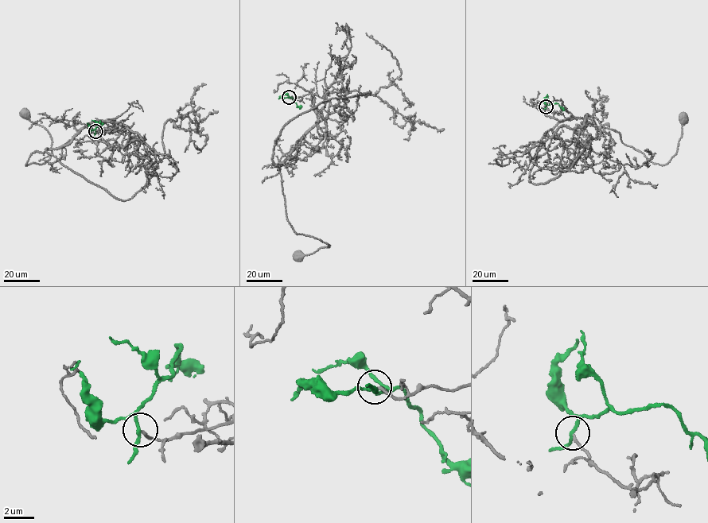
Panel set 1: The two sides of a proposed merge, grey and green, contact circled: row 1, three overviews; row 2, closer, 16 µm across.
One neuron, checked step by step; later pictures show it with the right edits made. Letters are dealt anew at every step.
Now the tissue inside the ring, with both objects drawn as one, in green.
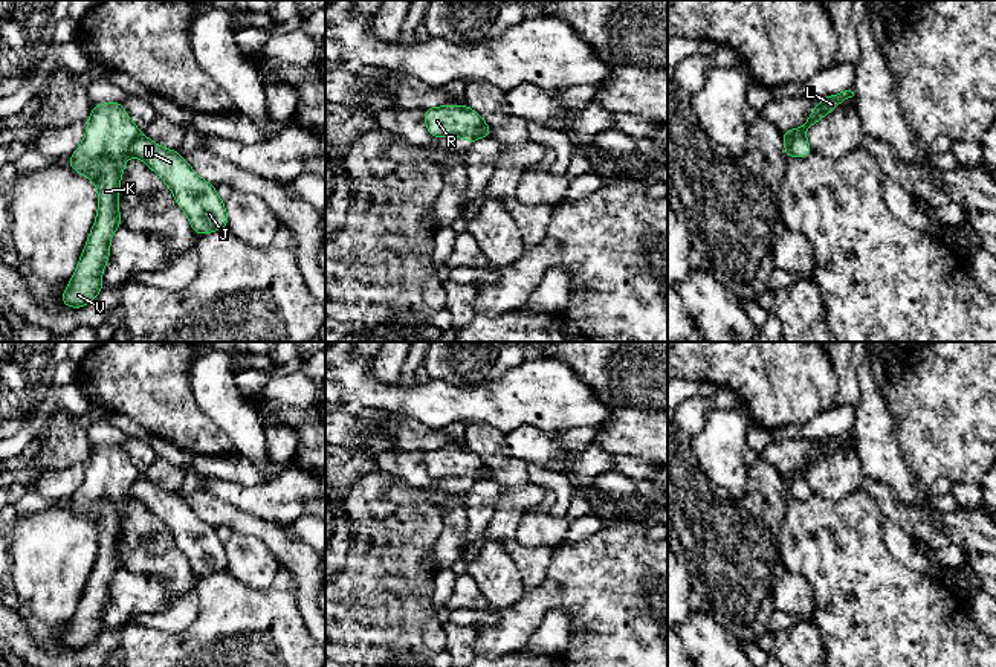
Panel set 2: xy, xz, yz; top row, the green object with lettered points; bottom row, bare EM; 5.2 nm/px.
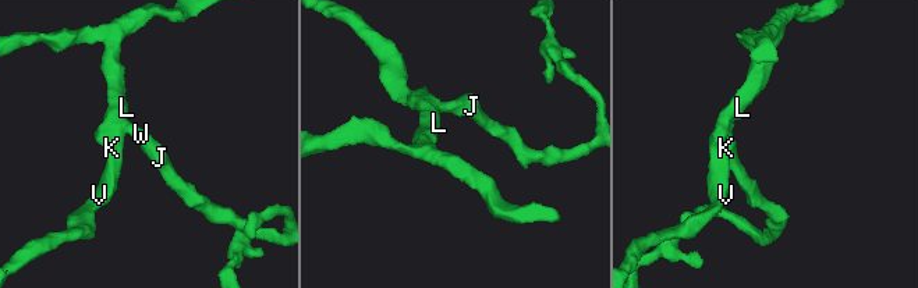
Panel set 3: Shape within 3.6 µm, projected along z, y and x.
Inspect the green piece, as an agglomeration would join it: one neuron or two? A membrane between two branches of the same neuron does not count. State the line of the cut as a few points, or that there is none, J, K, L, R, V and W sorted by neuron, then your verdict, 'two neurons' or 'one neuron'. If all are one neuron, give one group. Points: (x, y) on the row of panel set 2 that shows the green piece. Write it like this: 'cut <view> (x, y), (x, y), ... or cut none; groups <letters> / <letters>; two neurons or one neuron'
cut yz (802, 132), (790, 144), (790, 156); groups J W / K L R V; two neurons

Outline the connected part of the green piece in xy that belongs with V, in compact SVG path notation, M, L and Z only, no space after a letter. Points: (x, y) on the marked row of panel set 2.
M121 102L96 104L89 116L86 137L67 165L98 188L98 214L86 247L61 302L81 308L102 290L102 269L110 256L110 240L121 227L119 185L131 143L142 134Z

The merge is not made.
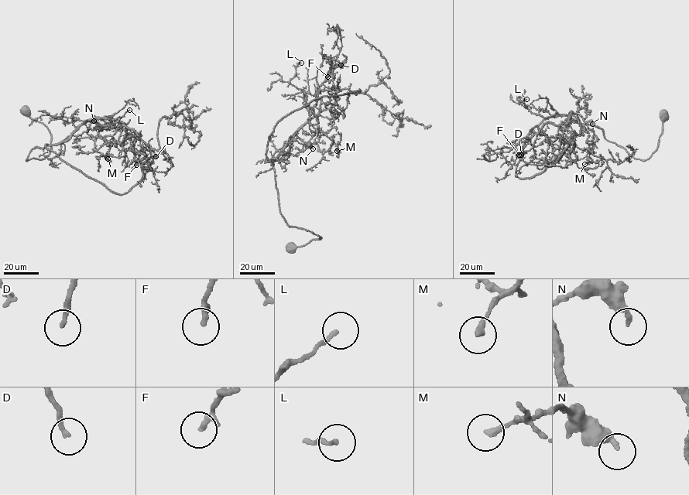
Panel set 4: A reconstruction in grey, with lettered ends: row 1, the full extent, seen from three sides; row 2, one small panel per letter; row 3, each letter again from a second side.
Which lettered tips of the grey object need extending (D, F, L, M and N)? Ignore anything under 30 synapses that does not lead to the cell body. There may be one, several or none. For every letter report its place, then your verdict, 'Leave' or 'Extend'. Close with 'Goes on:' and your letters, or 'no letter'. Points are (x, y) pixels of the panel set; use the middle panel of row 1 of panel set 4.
D: Place: (341, 65). Leave
F: Place: (327, 76). Leave
L: Place: (301, 63). Leave
M: Place: (337, 151). Leave
N: Place: (313, 148). Leave
Goes on: no letter

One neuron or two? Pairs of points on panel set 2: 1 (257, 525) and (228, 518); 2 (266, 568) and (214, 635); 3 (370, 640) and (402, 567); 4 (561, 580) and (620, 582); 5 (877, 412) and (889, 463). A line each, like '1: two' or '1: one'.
1: one
2: two
3: one
4: one
5: one

